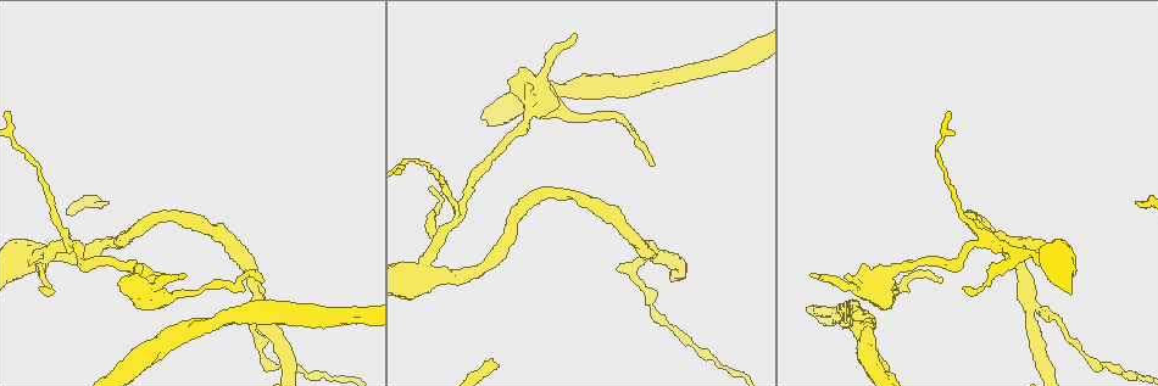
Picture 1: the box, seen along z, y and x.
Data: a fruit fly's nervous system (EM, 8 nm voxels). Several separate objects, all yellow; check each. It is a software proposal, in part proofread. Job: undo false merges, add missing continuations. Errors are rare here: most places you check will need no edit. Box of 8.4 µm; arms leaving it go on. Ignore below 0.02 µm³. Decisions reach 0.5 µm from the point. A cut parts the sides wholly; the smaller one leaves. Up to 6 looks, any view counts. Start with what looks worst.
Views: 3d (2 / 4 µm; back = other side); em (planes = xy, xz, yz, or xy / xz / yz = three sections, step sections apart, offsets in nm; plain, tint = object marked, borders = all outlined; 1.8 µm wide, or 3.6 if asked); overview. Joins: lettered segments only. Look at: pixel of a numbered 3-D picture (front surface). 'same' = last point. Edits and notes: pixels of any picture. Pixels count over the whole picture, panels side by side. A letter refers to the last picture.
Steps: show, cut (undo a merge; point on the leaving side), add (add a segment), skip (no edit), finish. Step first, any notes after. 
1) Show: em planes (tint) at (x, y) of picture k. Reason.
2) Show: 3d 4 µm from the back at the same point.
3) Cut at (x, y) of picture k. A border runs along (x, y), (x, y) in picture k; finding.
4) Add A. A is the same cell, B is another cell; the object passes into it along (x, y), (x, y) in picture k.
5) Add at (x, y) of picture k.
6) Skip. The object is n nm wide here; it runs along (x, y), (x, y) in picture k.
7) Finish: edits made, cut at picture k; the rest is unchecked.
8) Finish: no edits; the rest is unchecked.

Show: em 3.6 µm planes (borders) at (535, 110) of picture 1. Calibre changes.

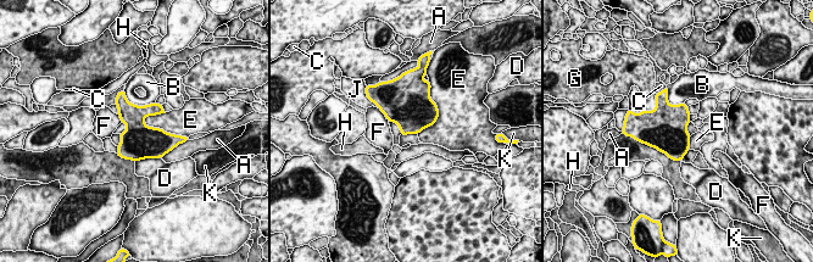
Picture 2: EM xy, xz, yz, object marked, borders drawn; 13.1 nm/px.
Skip. A, B, C, D, E, F, G, H, J and K are other cells; a border runs along (386, 117), (399, 127), (401, 133) in picture 2; continuous, no second neuron.

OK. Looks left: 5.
Show: em planes (borders) at (809, 275) of picture 1. Branch stops here.

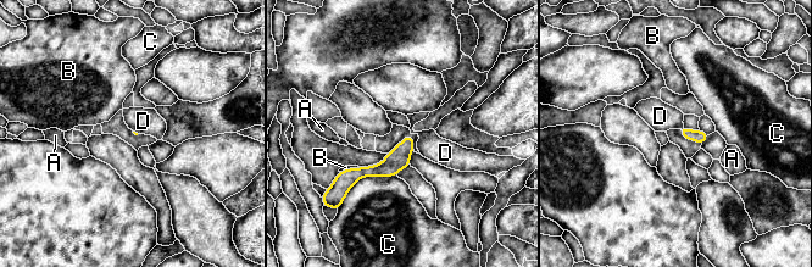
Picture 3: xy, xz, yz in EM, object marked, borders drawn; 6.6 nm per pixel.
Skip. A, B, C and D are other cells; a border runs along (683, 124), (678, 128) in picture 3; none of them fits.

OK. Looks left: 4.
Show: em xy step 8 (tint) at (260, 277) of picture 1. Thin end.

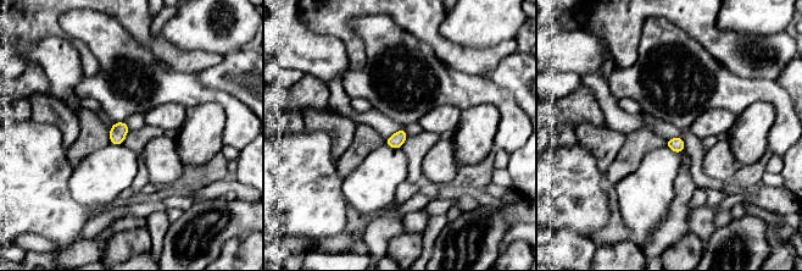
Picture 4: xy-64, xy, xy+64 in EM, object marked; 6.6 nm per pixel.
Show: em planes (borders) at the same point.

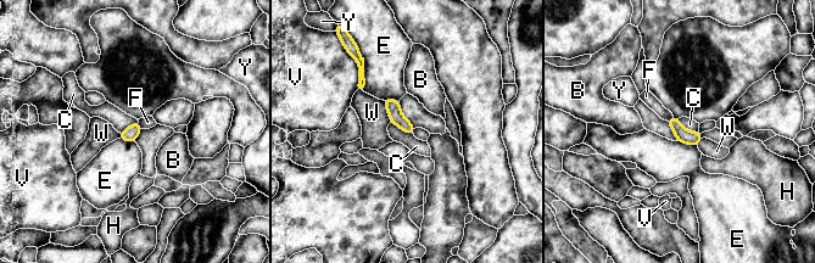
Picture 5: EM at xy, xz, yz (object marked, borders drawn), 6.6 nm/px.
Skip. B, C, E, F, H, V, W and Y are other cells; it runs along (388, 101), (395, 115), (411, 130) in picture 5; no lettered segment goes on from it.

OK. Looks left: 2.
Finish: no edits; the rest is unchecked.

